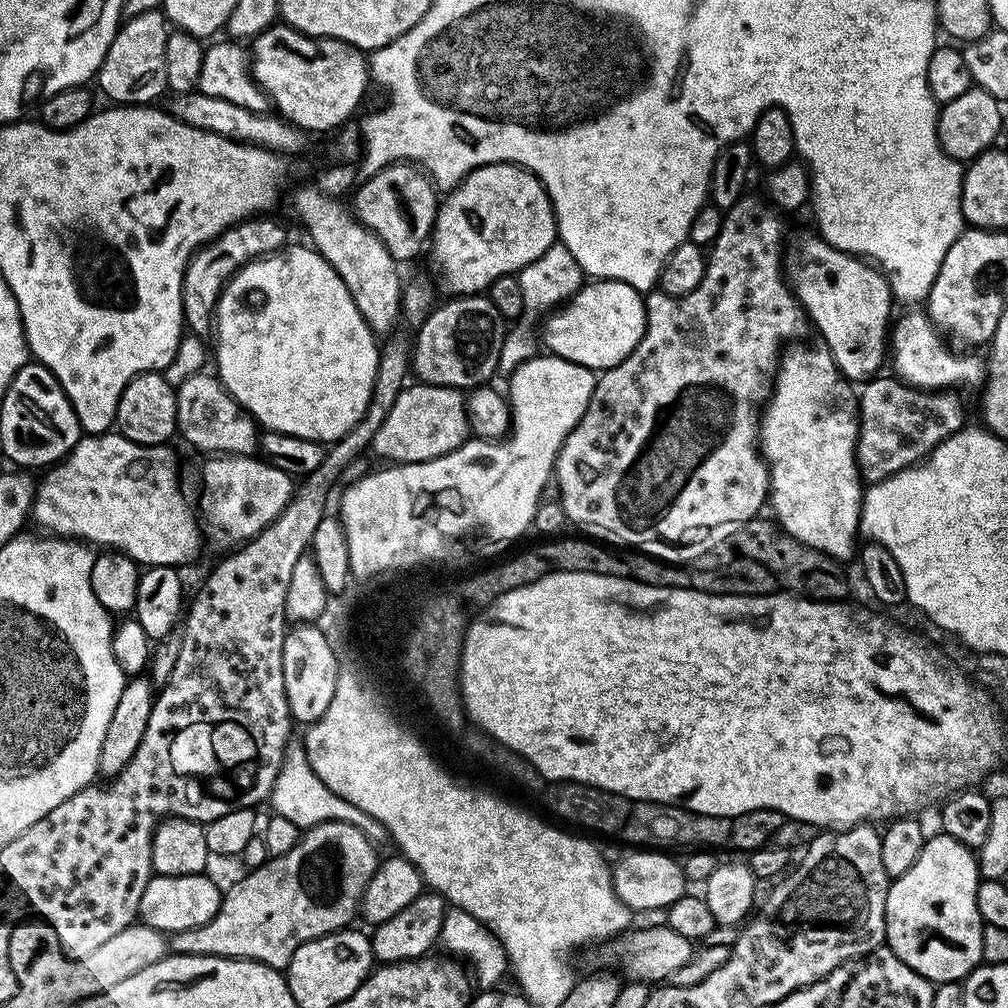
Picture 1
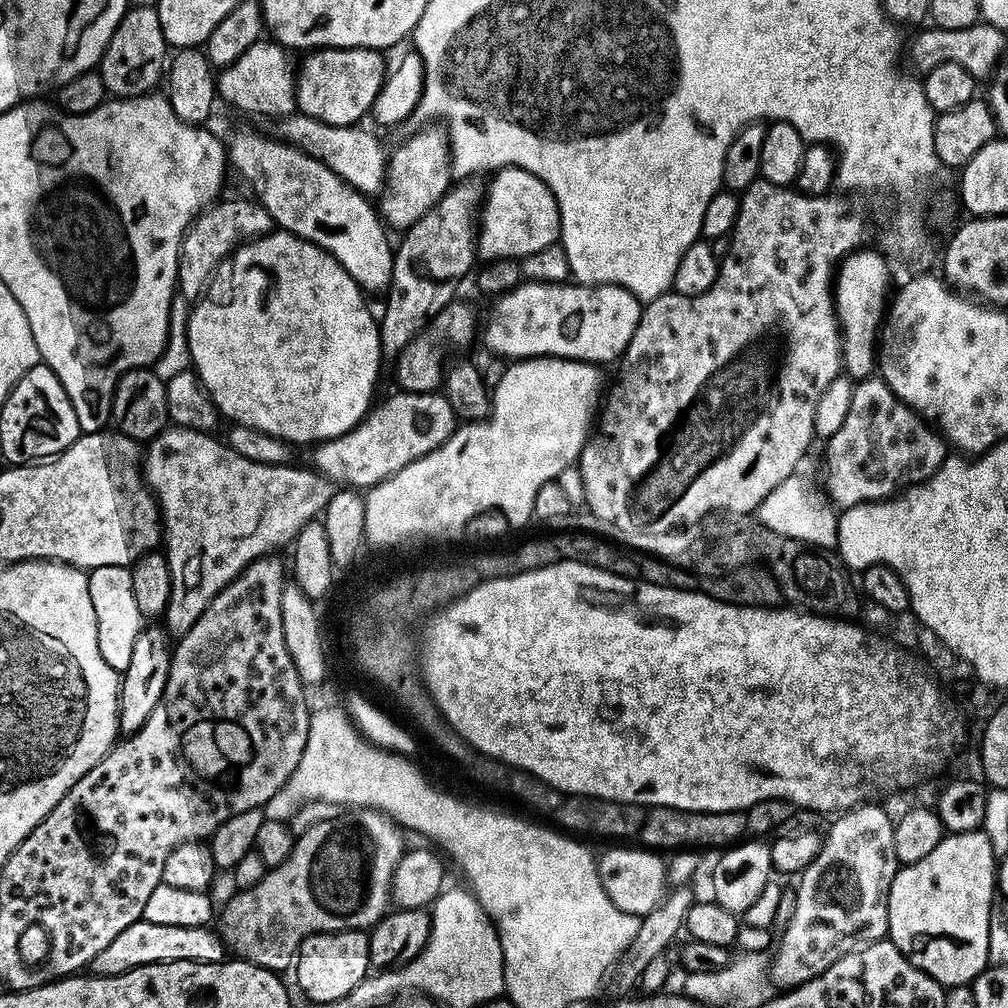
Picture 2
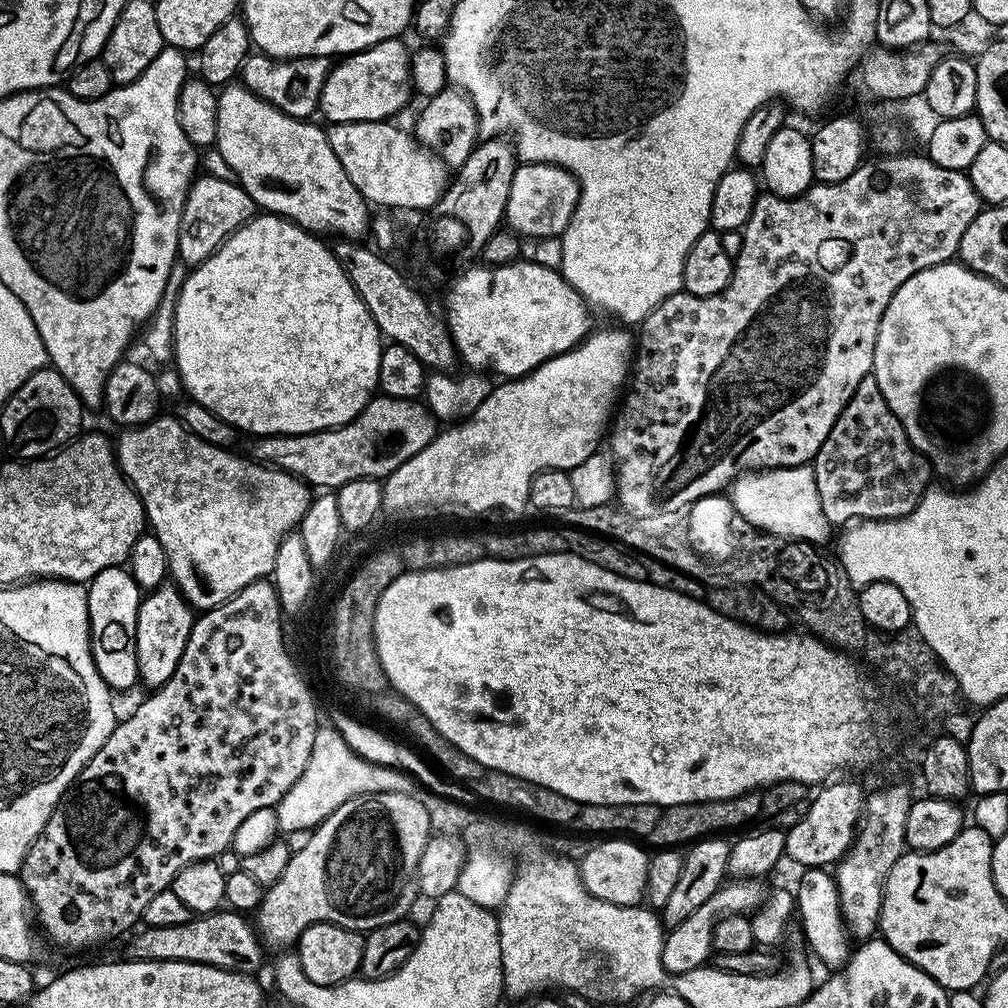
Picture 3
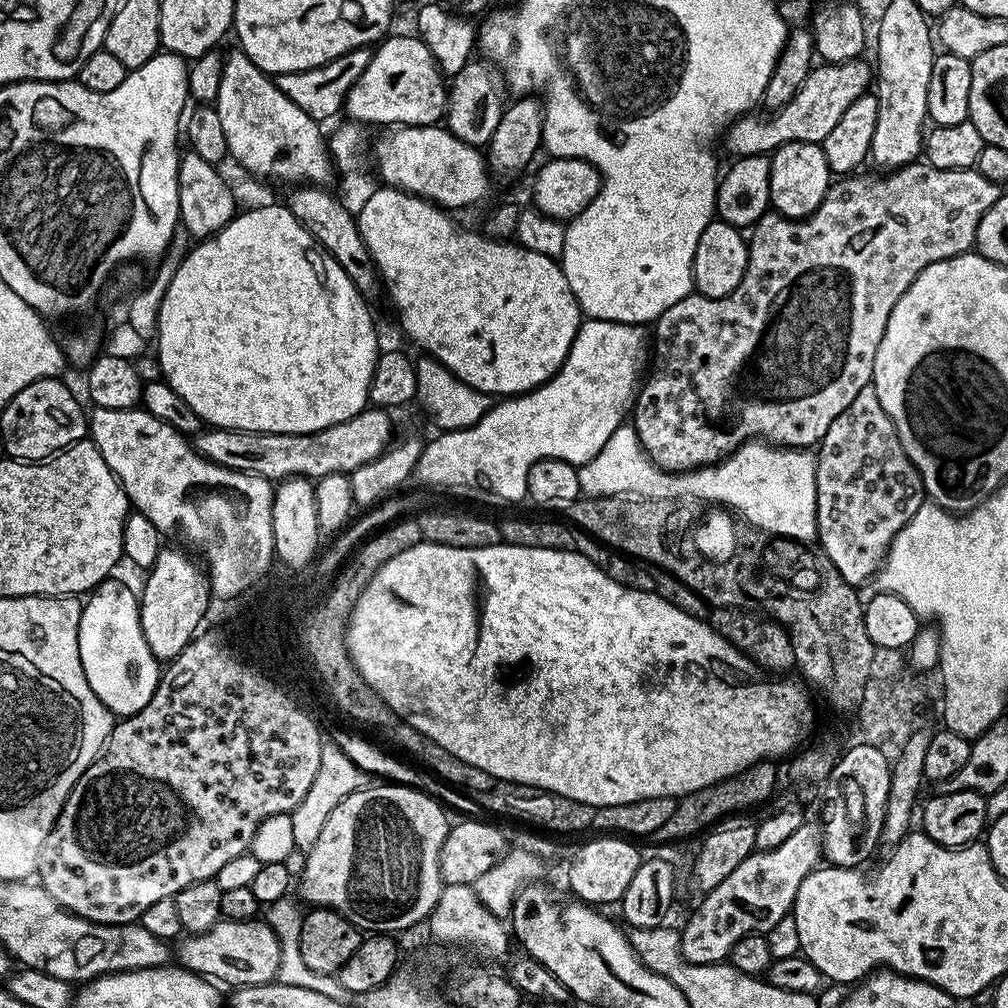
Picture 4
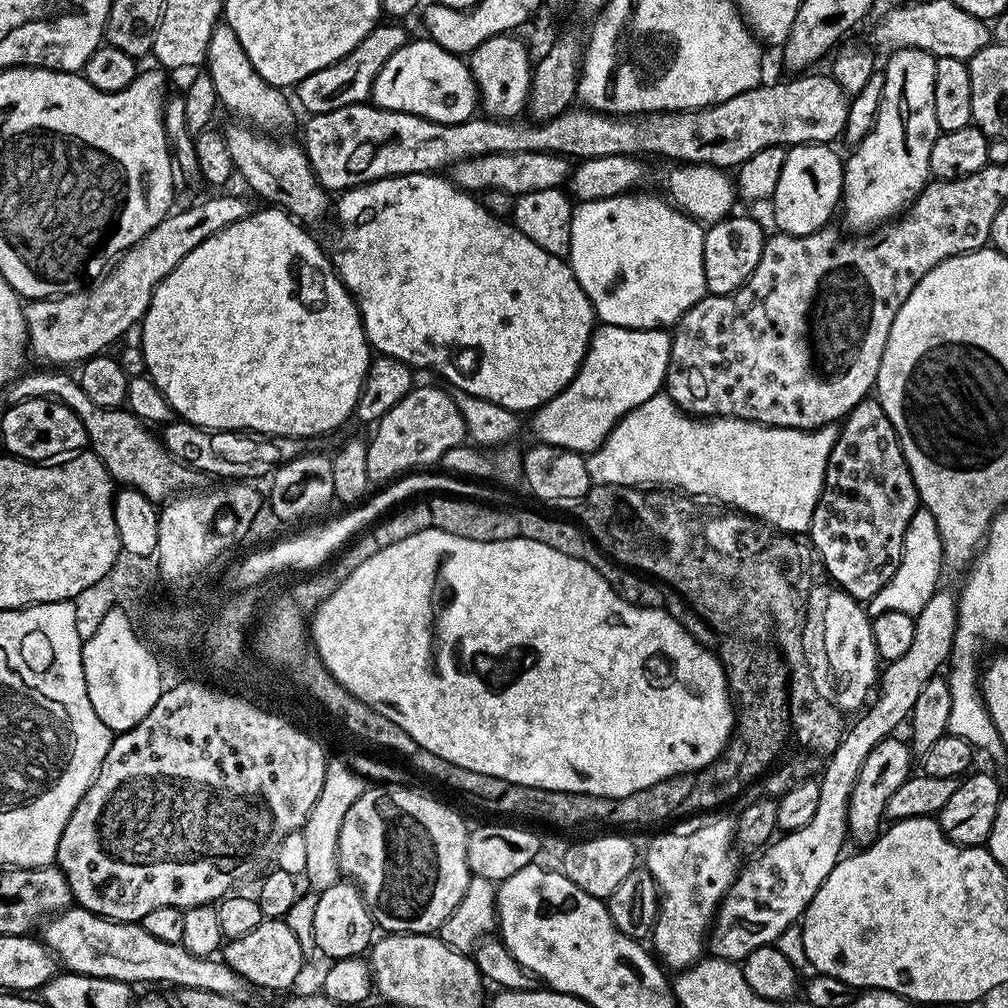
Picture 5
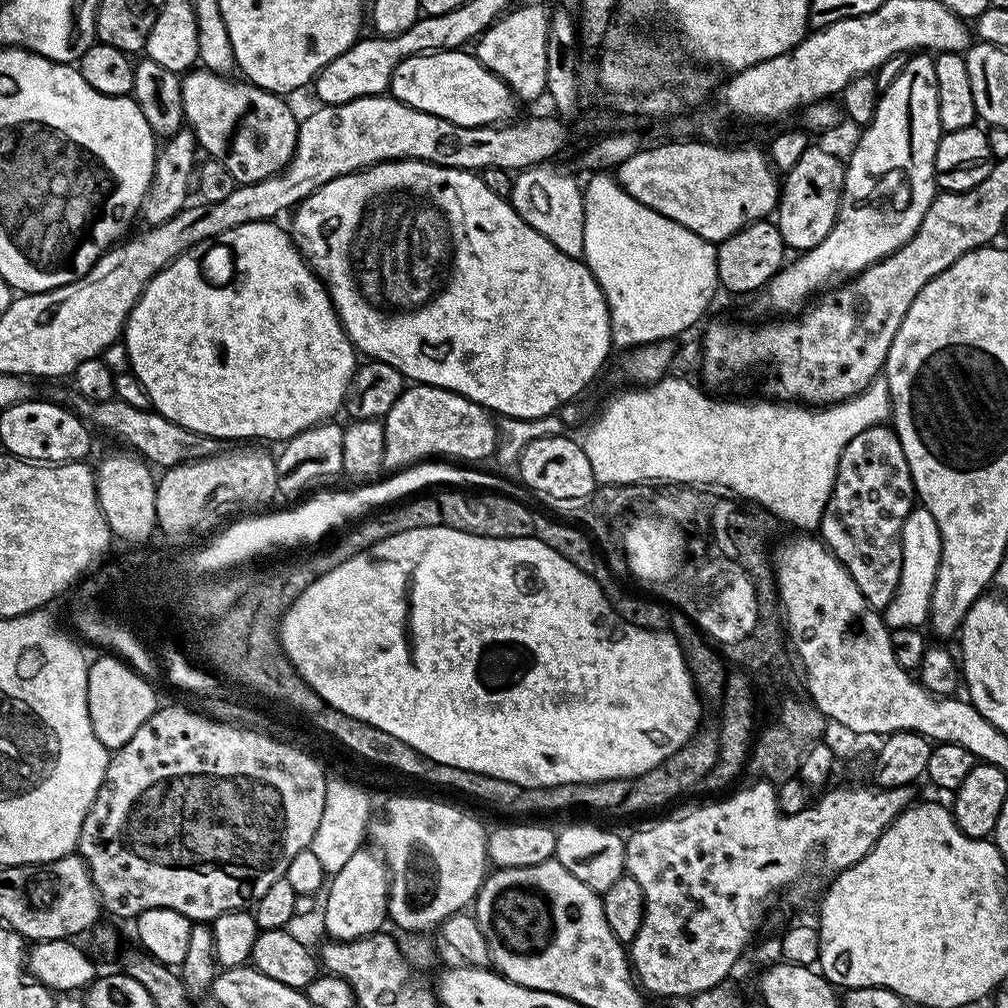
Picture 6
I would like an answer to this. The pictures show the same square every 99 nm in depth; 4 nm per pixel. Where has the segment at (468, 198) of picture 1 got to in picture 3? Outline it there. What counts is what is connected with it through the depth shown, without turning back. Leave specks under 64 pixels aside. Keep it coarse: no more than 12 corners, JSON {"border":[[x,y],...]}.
{"border":[[557,164],[517,167],[504,219],[563,237],[580,184]]}

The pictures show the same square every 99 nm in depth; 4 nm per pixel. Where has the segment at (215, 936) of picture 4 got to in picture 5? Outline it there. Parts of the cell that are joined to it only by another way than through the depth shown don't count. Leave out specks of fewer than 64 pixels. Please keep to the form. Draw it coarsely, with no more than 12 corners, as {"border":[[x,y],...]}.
{"border":[[287,919],[228,940],[222,959],[253,989],[299,978],[304,948]]}

